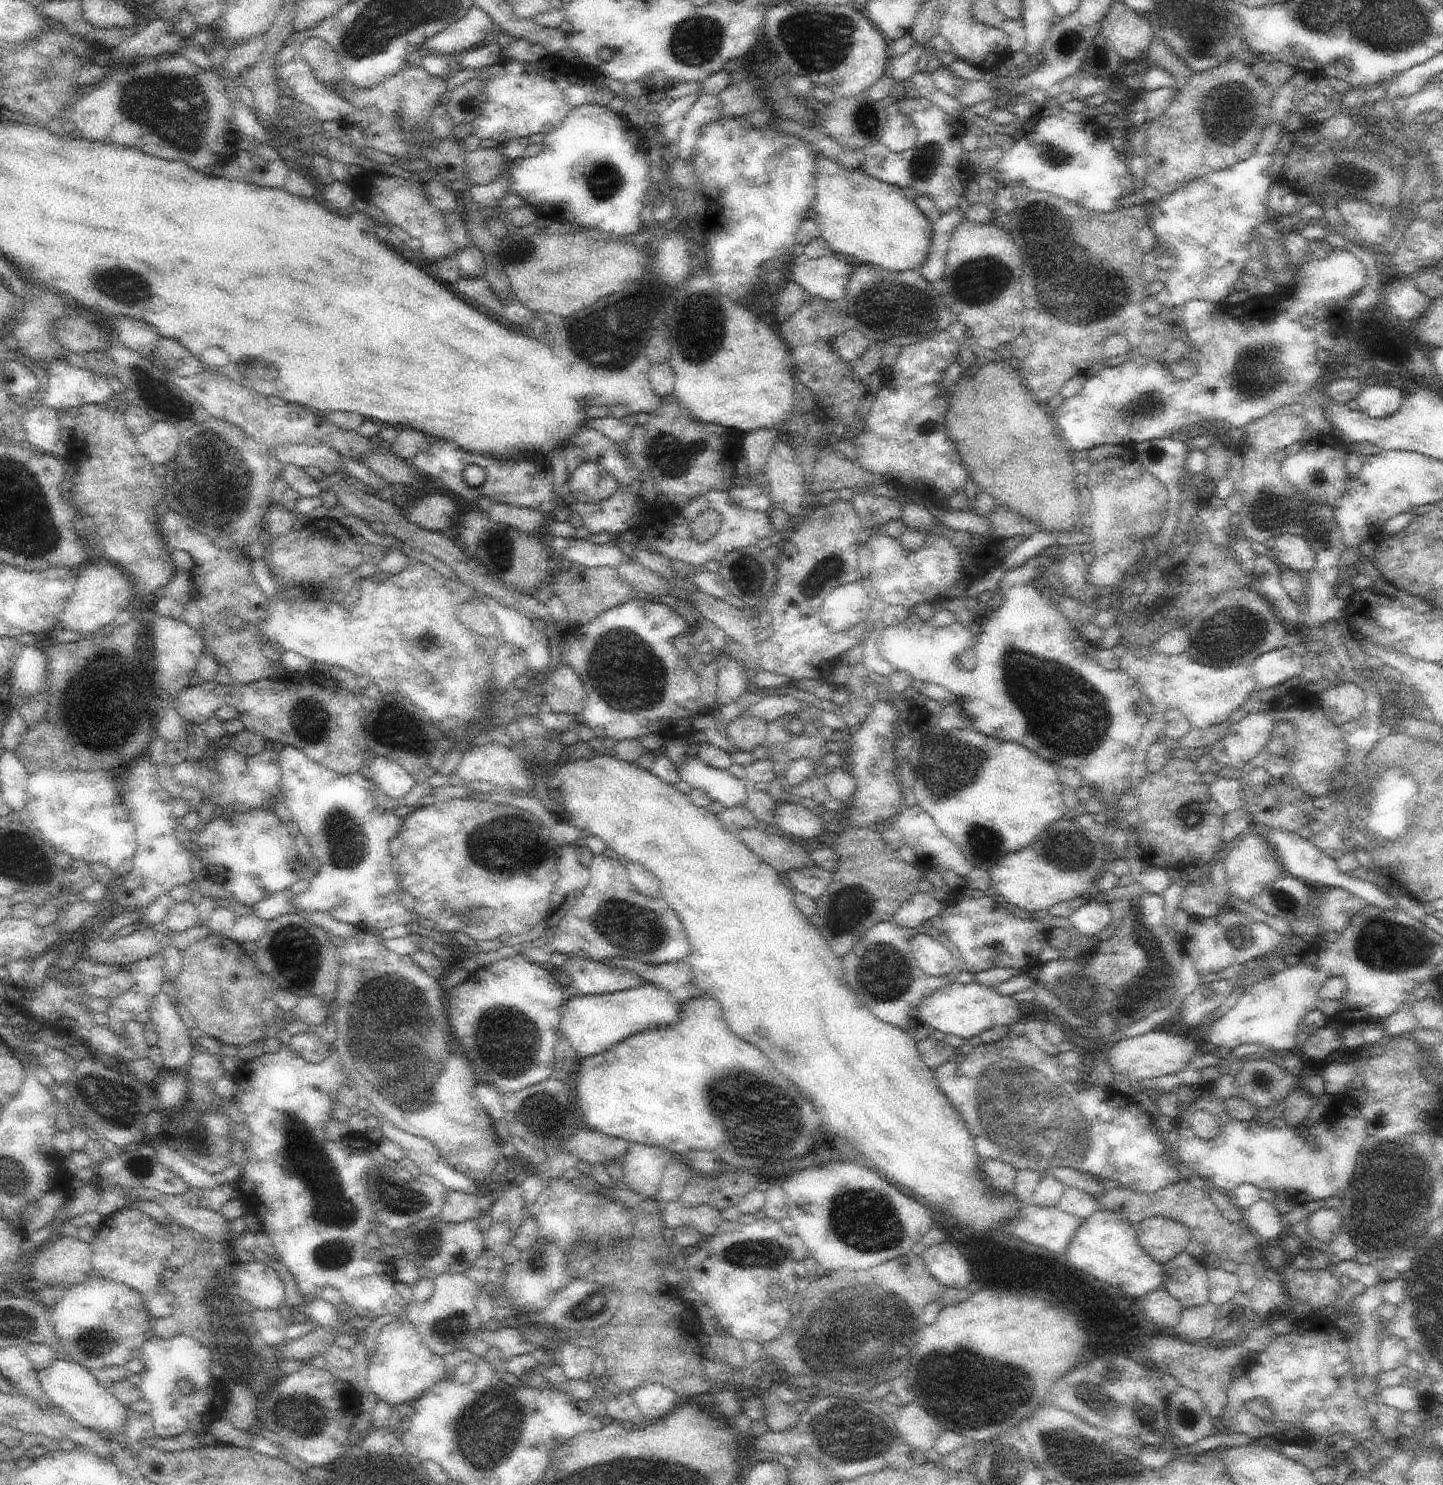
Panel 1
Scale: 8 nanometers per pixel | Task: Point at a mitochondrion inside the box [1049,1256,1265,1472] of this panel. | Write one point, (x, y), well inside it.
(1144, 1414)

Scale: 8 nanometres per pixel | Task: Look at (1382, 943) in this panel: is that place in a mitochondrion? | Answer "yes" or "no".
yes

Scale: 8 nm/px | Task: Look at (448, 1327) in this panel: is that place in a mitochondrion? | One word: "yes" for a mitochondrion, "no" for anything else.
yes

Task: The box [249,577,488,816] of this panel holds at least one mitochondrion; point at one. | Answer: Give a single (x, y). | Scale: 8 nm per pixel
(309, 719)

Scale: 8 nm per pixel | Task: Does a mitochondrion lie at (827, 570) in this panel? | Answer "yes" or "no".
yes

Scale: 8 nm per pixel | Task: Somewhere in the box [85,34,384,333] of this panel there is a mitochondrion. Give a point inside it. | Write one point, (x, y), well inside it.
(174, 106)

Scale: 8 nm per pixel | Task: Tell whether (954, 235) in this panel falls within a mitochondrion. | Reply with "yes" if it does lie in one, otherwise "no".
no

